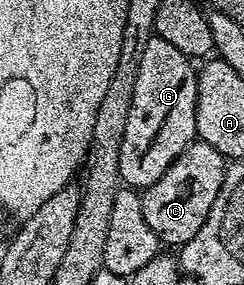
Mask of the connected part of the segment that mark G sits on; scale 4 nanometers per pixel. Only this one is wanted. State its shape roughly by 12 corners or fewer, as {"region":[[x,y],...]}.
{"region":[[141,54],[119,178],[146,189],[196,142],[192,60]]}

